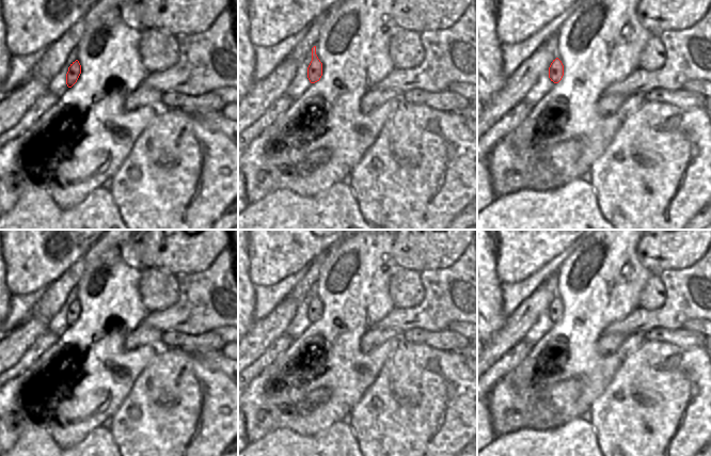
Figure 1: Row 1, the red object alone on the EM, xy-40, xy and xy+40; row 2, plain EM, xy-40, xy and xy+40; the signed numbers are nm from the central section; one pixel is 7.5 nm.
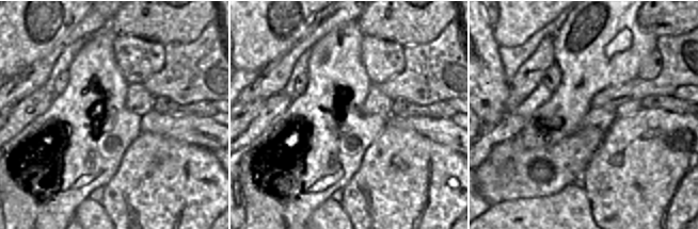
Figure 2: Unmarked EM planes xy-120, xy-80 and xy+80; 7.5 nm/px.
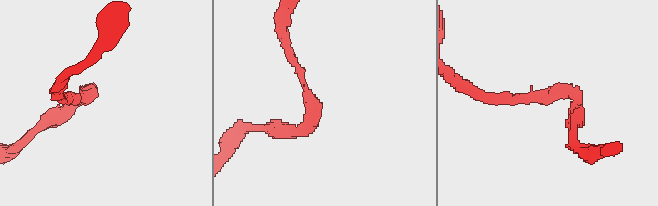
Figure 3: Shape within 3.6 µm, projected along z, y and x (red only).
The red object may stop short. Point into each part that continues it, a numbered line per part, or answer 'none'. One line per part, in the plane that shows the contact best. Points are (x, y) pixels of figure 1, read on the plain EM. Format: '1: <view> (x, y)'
none

